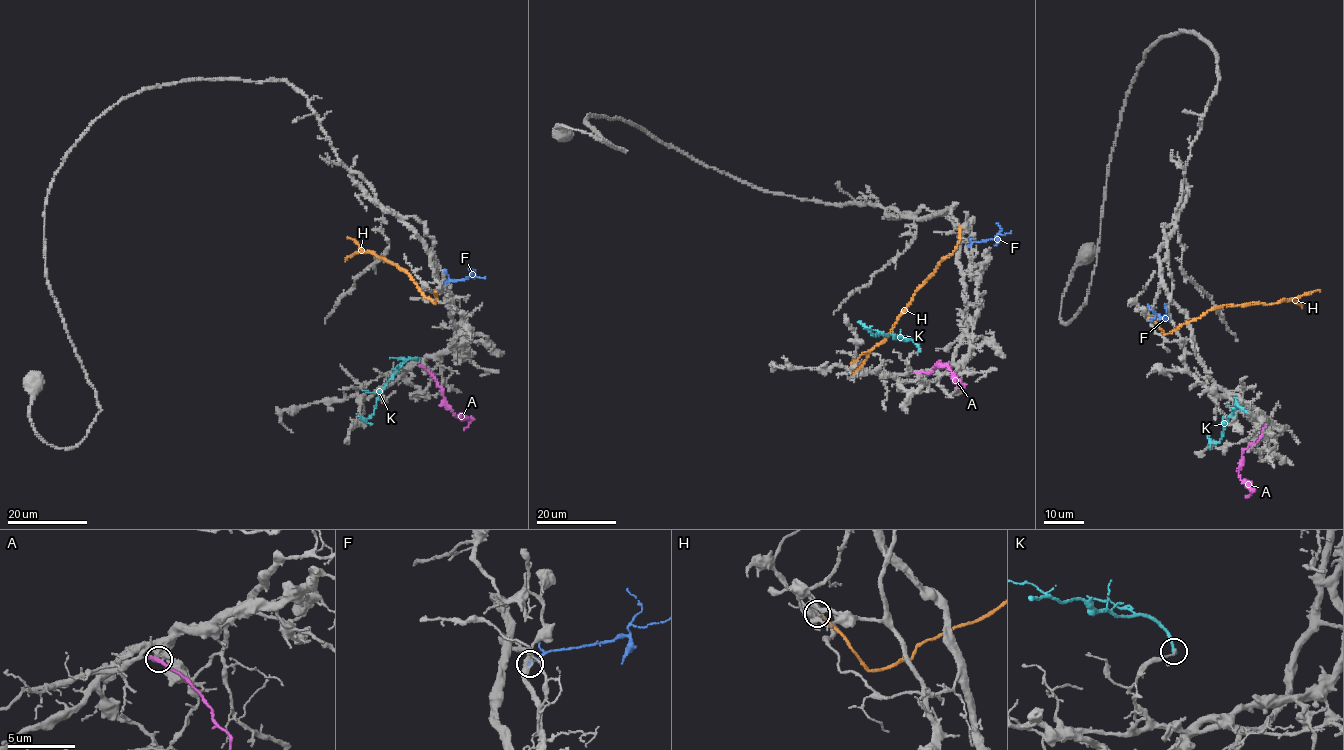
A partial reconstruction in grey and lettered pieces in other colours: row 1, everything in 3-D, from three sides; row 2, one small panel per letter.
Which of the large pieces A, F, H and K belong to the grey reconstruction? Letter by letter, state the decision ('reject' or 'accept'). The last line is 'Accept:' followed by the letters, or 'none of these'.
A: reject
F: reject
H: reject
K: reject
Accept: none of these

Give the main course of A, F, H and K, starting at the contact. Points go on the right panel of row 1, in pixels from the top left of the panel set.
A: (1265, 425), (1260, 437), (1243, 449), (1238, 472), (1250, 492), (1250, 496), (1245, 497)
F: (1168, 318), (1164, 316), (1161, 319), (1157, 314), (1150, 318)
H: (1149, 317), (1167, 334), (1221, 306), (1259, 303), (1269, 305), (1319, 290)
K: (1246, 411), (1237, 405), (1228, 417), (1221, 439), (1209, 443), (1211, 446), (1207, 448)

